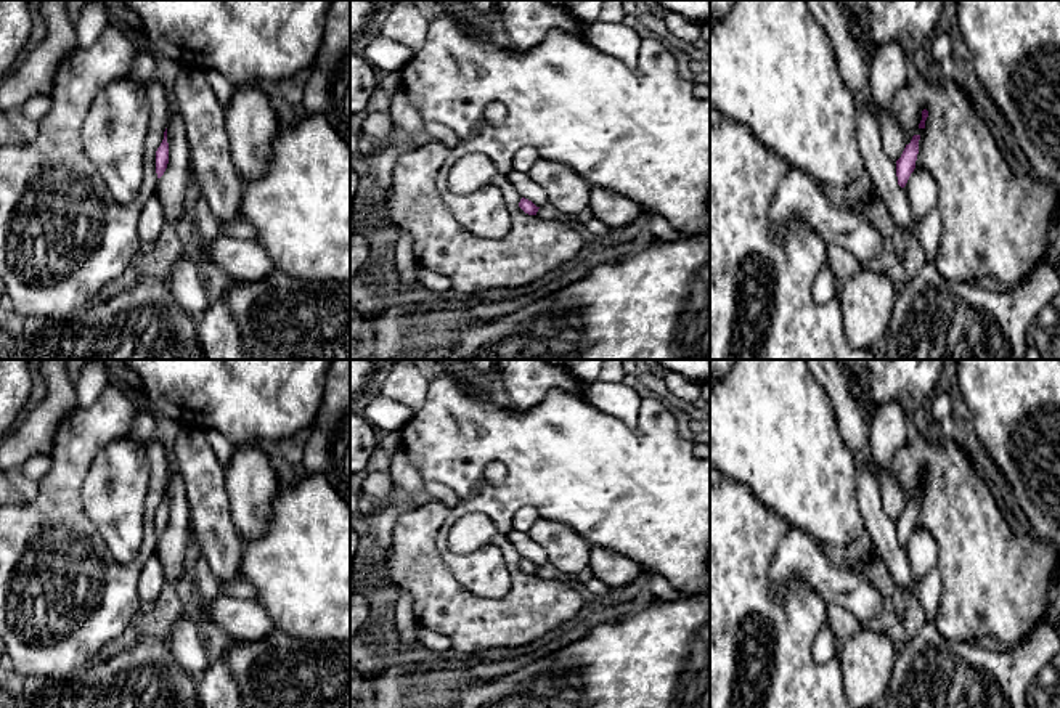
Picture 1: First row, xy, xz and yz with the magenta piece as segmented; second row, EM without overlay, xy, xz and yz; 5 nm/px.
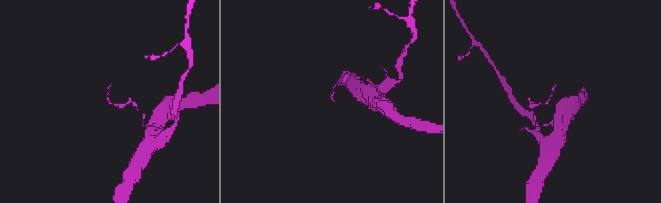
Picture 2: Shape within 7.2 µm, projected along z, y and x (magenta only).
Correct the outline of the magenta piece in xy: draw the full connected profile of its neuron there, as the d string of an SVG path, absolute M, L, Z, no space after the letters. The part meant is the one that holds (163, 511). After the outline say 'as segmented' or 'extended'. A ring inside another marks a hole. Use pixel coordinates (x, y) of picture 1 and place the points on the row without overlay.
M167 488L164 491L164 499L161 506L156 511L156 533L157 538L161 538L167 528L169 523L169 503L167 503Z; as segmented

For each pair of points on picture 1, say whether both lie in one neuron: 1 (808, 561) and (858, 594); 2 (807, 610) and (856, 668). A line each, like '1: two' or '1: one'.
1: one
2: two

